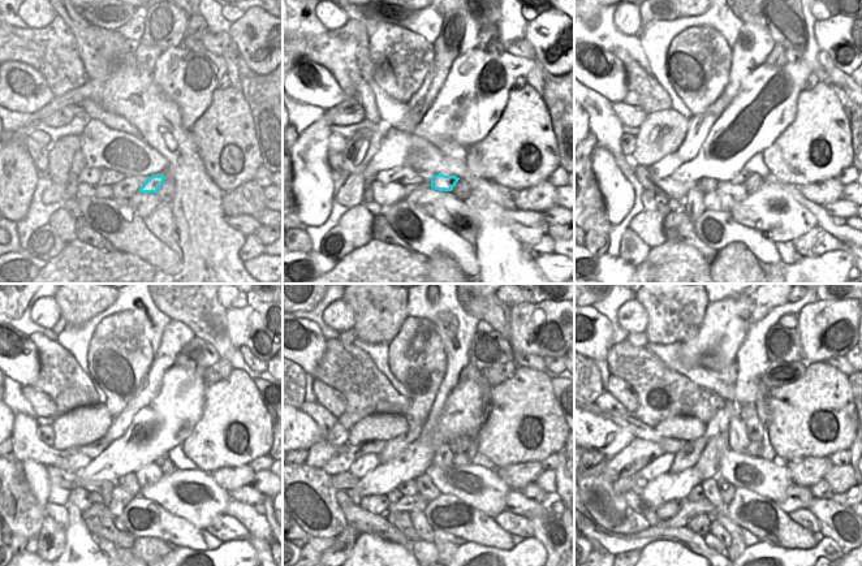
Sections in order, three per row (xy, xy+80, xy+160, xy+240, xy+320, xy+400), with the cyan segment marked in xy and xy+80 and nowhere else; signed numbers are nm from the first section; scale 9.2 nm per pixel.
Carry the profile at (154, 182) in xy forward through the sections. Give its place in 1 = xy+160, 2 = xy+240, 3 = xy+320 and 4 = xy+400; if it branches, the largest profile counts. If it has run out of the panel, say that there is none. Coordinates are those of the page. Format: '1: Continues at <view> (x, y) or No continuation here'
1: Continues at xy+160 (742, 175)
2: Continues at xy+240 (160, 461)
3: Continues at xy+320 (458, 444)
4: Continues at xy+400 (757, 431).

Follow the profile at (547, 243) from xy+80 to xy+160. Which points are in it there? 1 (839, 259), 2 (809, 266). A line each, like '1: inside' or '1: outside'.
1: outside
2: outside

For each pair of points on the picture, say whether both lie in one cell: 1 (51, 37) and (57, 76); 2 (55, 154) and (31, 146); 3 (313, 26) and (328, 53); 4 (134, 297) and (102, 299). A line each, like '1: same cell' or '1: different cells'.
1: same cell
2: different cells
3: different cells
4: different cells

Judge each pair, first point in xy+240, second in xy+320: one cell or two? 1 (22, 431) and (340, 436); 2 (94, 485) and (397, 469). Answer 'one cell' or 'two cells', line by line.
1: two cells
2: two cells

